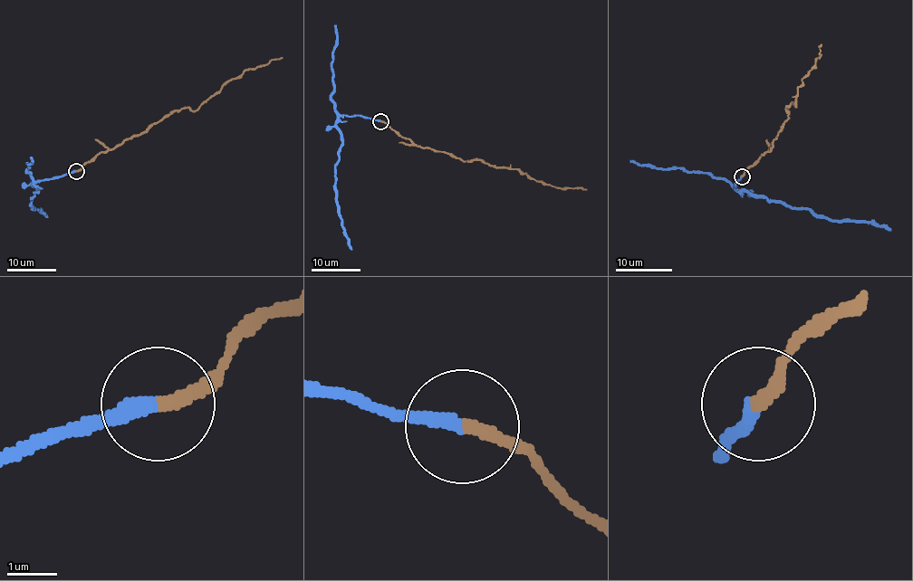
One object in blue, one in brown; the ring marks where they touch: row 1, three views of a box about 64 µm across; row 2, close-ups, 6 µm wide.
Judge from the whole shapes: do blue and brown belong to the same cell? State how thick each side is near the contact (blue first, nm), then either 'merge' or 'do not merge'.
calibres 300 and 240 nm; merge

